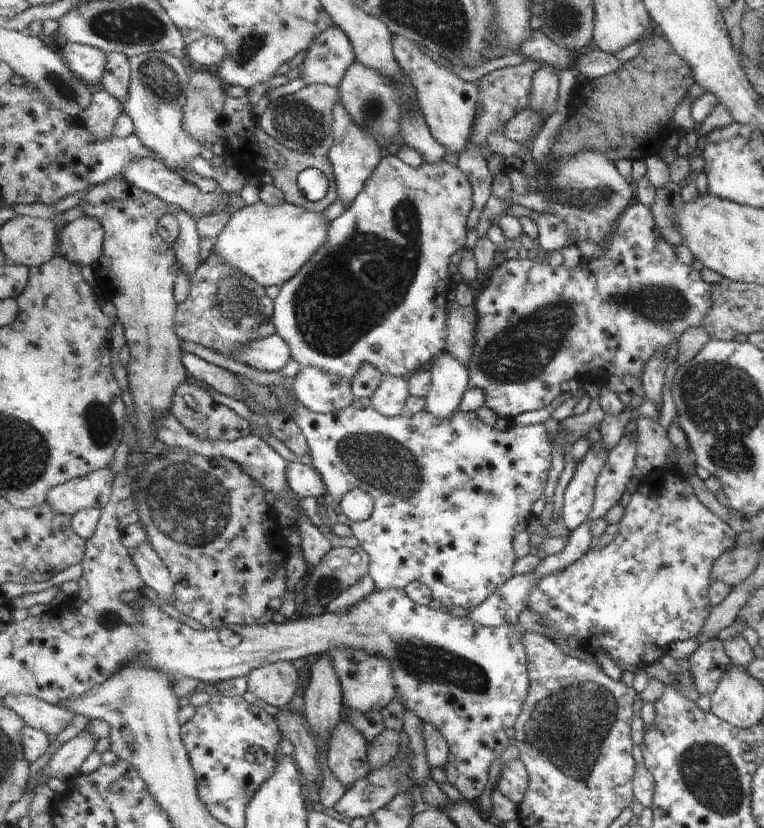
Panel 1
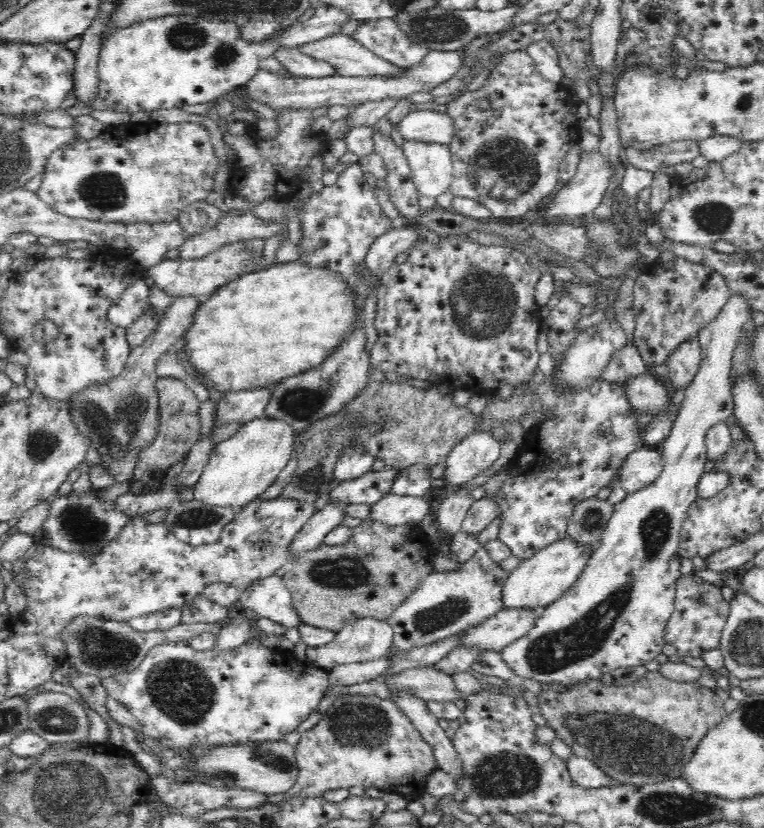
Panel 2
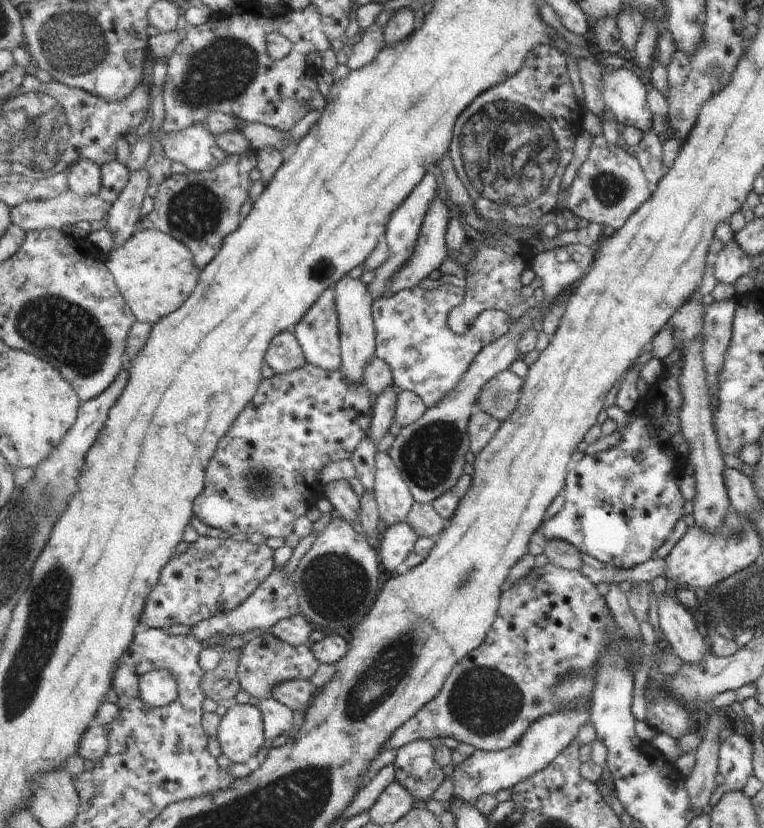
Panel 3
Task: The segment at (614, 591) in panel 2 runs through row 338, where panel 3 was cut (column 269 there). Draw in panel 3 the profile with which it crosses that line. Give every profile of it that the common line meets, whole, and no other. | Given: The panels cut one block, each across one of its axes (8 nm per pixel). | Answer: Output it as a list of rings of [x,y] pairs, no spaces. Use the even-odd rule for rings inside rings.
[[[273,697],[259,701],[257,706],[264,716],[264,729],[268,739],[277,738],[287,732],[290,736],[295,736],[299,728],[295,726],[294,710]]]

